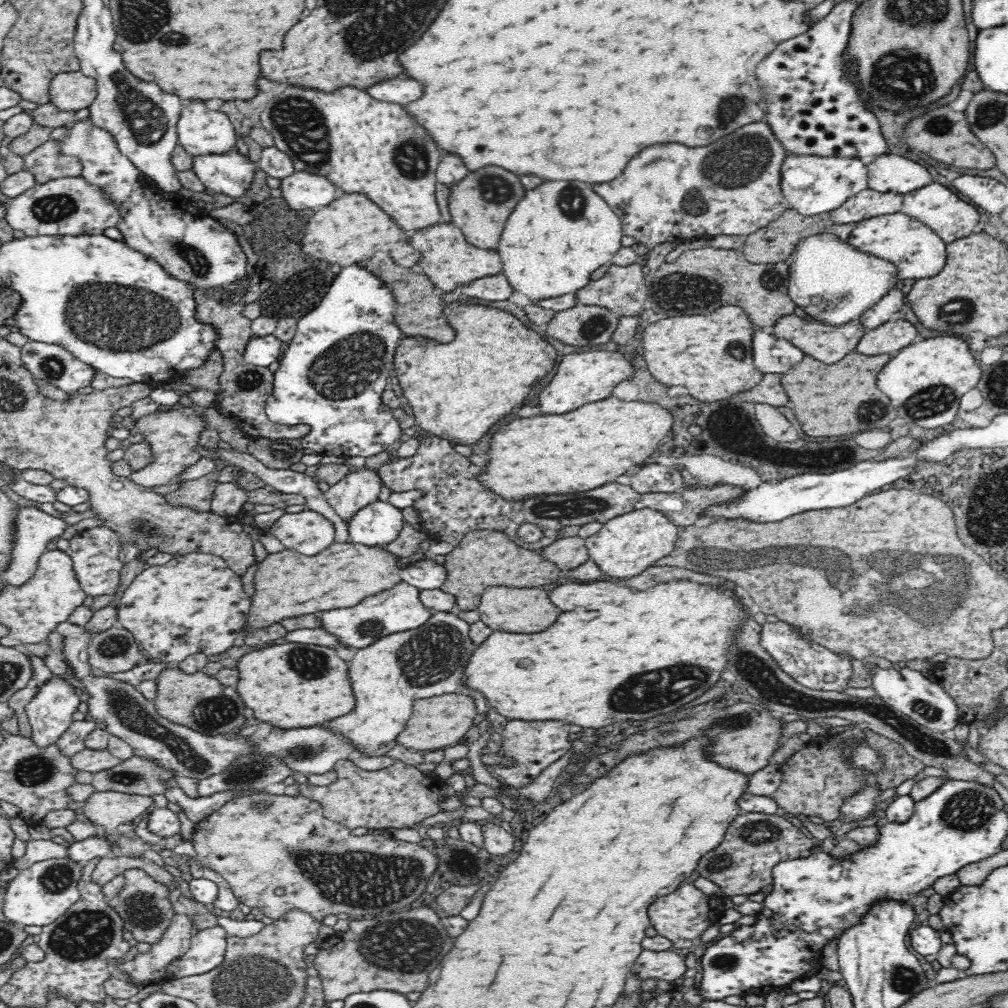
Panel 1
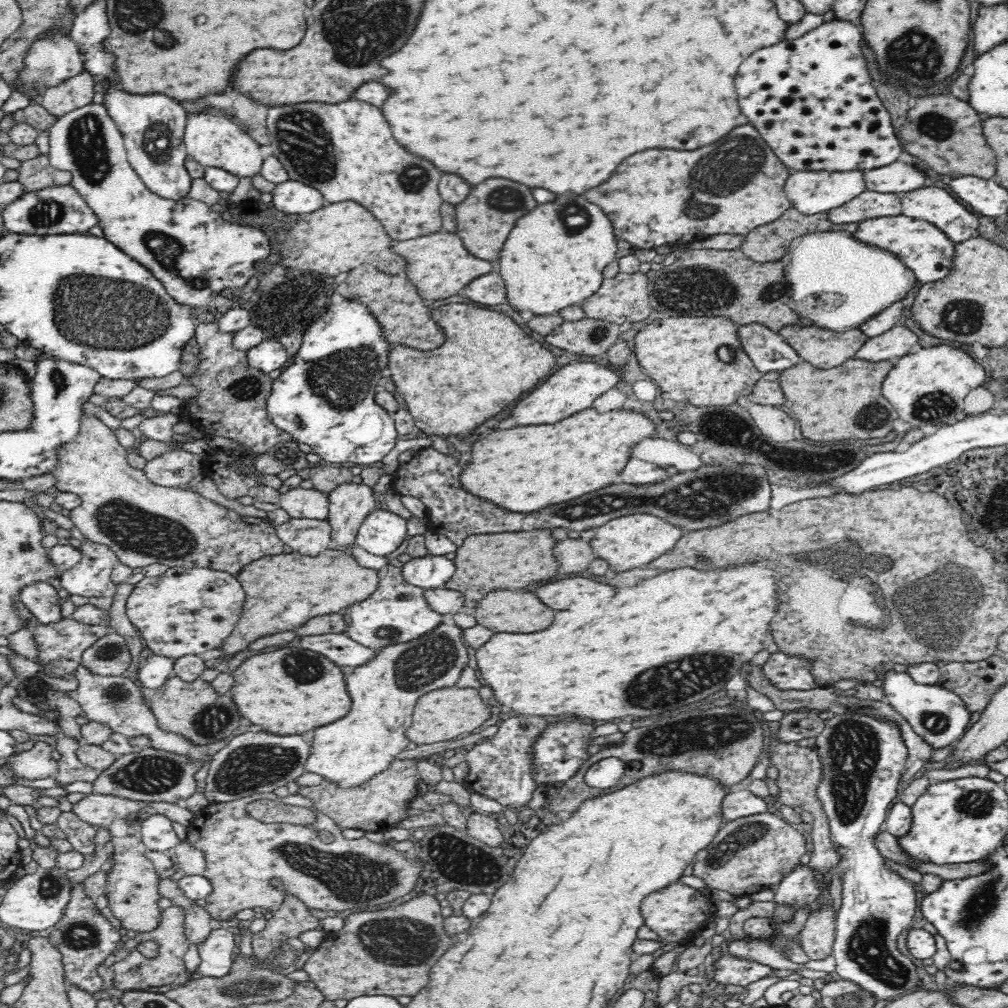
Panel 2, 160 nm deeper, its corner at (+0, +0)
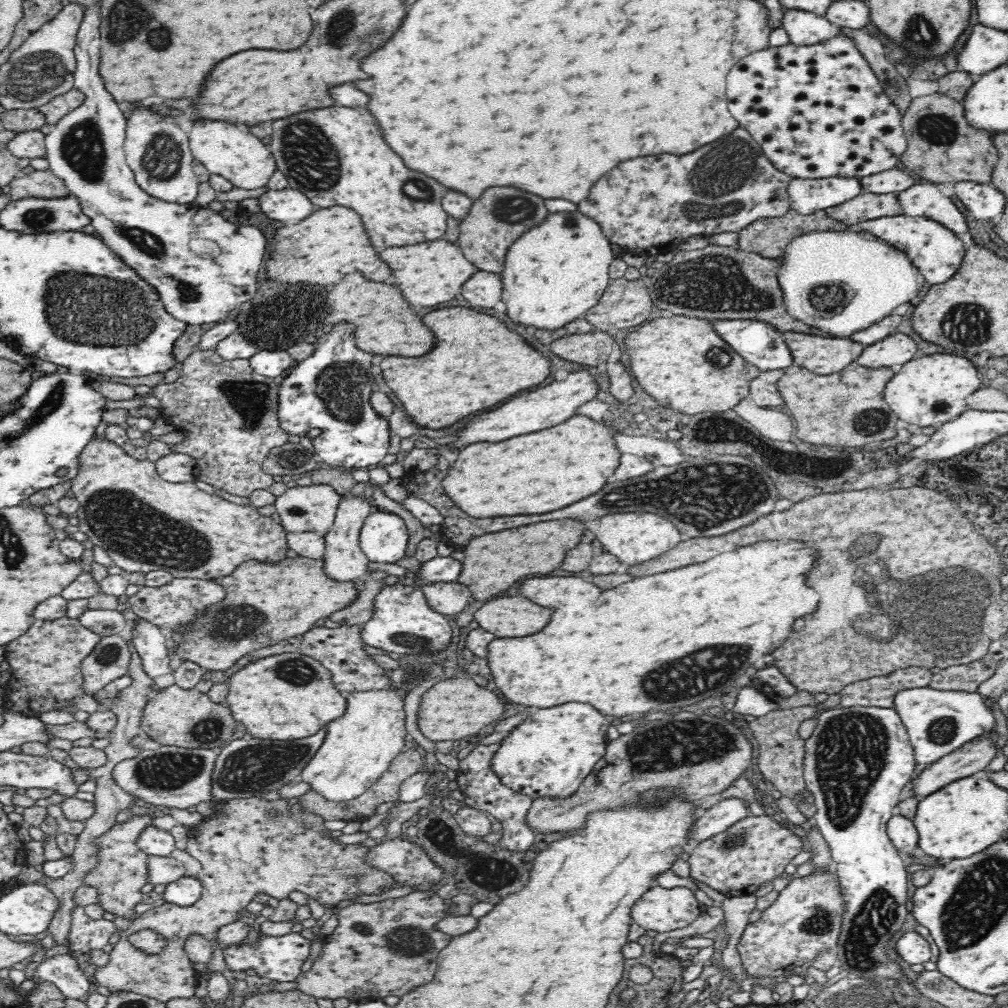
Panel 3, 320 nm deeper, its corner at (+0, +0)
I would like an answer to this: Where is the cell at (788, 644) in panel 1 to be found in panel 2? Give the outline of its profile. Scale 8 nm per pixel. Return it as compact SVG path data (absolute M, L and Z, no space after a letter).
M778 651L772 654L768 662L760 669L772 687L780 691L803 691L817 687L810 673L810 665L805 660L799 660L795 656L787 656L782 651Z

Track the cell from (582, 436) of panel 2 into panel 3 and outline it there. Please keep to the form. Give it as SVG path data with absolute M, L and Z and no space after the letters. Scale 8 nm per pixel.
M573 416L554 428L510 438L506 442L478 442L458 454L458 460L442 480L442 488L454 505L474 518L546 514L560 510L570 506L570 502L578 502L590 494L596 494L606 484L608 476L612 476L618 468L621 453L613 442L613 436L617 433L604 420L596 422L586 416Z

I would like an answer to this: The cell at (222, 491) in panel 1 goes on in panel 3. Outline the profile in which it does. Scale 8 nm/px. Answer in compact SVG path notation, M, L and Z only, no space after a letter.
M196 349L182 360L180 377L172 384L159 384L153 396L159 401L160 416L185 434L179 444L172 444L171 453L188 454L198 467L198 479L234 496L249 498L255 490L266 490L274 484L272 476L262 470L262 463L272 449L288 445L290 434L280 427L278 417L279 388L274 379L254 373L249 359L227 361L215 349Z

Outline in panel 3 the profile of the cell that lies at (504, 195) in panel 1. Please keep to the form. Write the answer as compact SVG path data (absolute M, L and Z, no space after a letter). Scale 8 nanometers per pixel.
M498 186L498 188L492 188L492 192L486 190L486 194L482 194L482 198L478 198L472 204L470 214L460 221L457 244L464 256L470 262L474 262L474 266L486 272L500 274L504 268L506 250L522 234L526 234L526 230L542 224L546 216L548 216L548 210L540 196Z

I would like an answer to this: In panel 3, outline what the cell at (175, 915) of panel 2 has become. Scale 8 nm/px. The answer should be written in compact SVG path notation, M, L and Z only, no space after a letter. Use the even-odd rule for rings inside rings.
M240 796L233 798L229 801L216 802L216 804L214 804L215 812L221 812L221 815L219 817L216 817L216 815L213 814L205 818L205 820L199 825L197 829L192 828L192 830L188 832L187 837L189 839L187 840L185 851L201 863L203 871L198 874L197 878L200 880L203 889L202 897L200 898L200 900L198 900L198 902L196 902L196 904L194 904L194 906L190 906L190 908L181 908L180 906L174 906L168 903L162 904L162 906L158 906L158 908L154 907L151 910L148 910L147 912L136 917L132 924L130 924L129 928L126 928L126 930L118 931L117 938L115 938L111 944L108 963L103 966L93 966L91 968L90 976L93 980L93 984L105 986L107 989L110 990L110 992L127 991L134 992L135 994L142 994L142 996L146 996L147 998L156 1000L157 1002L162 1002L163 1004L168 1004L170 1000L176 1000L176 998L186 998L190 1000L190 998L194 998L195 996L195 990L198 986L200 979L198 971L194 969L192 963L190 962L190 959L188 958L188 955L186 955L185 944L186 942L188 942L188 938L190 938L190 936L209 937L212 934L216 934L217 931L222 928L222 926L238 921L238 912L240 912L240 910L242 909L246 909L248 904L253 899L256 899L256 894L258 894L258 892L263 892L264 894L272 896L280 901L284 898L287 898L290 892L298 891L312 898L315 898L321 905L324 906L336 904L341 900L354 899L356 895L361 894L380 895L383 892L383 889L390 889L393 886L393 878L390 877L390 874L387 874L382 870L375 870L374 868L371 868L364 863L364 858L367 854L366 847L358 846L356 844L337 844L333 838L324 838L324 834L326 834L327 831L322 825L322 823L324 822L324 818L318 815L308 814L304 813L304 811L300 811L300 805L294 805L291 808L291 812L293 812L293 815L288 815L288 803L286 804L286 802L282 802L282 806L284 806L284 810L282 810L282 818L272 818L272 816L268 814L268 808L270 808L270 806L268 806L268 801L266 802L266 804L264 804L264 802L260 802L260 799L260 797L246 798ZM145 929L154 930L155 932L158 932L158 934L160 934L161 936L164 936L166 944L164 944L164 948L162 948L162 950L160 950L158 954L148 954L147 952L136 950L135 946L129 942L129 937L132 934L135 934L136 932Z

